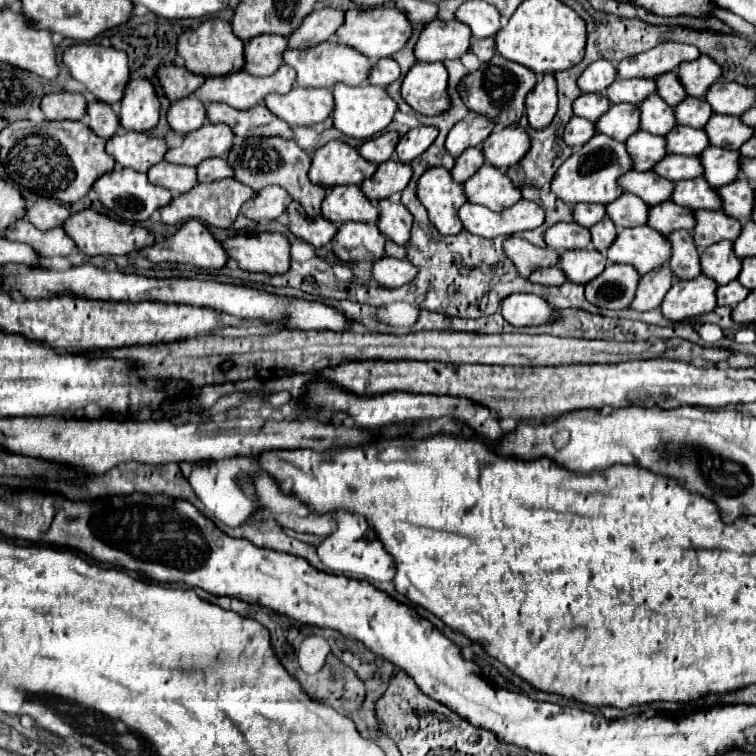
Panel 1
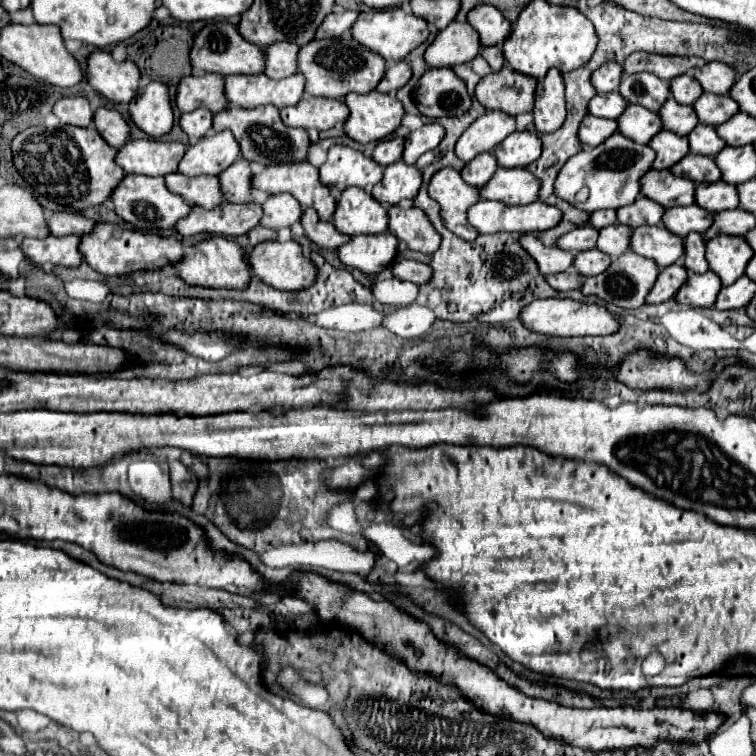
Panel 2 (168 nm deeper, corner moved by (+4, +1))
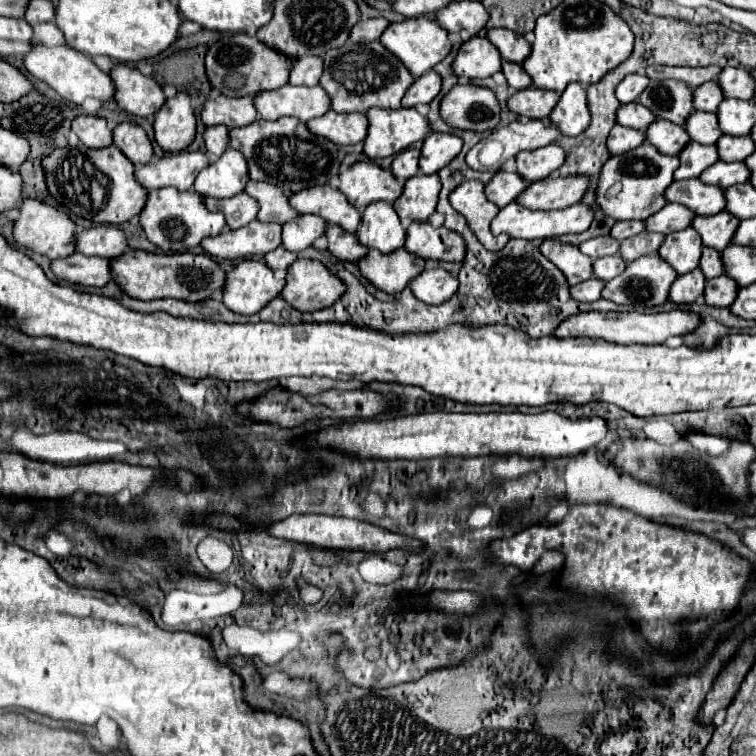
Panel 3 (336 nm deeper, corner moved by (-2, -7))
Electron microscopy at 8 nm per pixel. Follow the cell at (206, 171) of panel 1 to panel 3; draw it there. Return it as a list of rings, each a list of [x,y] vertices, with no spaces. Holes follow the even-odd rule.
[[[248,180],[244,190],[246,190],[246,194],[250,194],[260,204],[260,210],[258,210],[258,220],[260,222],[284,224],[284,222],[298,216],[298,212],[294,208],[290,208],[288,198],[274,184]]]

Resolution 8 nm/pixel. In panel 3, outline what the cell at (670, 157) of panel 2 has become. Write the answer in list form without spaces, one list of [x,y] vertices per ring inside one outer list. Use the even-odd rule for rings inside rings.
[[[688,142],[686,148],[682,148],[682,154],[678,154],[680,166],[674,172],[674,180],[686,180],[686,178],[698,178],[702,170],[706,170],[710,164],[718,160],[716,146],[704,146],[698,142]]]

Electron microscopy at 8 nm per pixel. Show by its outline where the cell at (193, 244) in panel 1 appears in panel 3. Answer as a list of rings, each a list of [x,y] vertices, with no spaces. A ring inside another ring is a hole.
[[[238,260],[232,270],[226,272],[226,282],[222,286],[222,302],[226,308],[238,314],[256,314],[262,310],[272,298],[276,298],[284,288],[284,280],[276,280],[272,270],[256,260]]]

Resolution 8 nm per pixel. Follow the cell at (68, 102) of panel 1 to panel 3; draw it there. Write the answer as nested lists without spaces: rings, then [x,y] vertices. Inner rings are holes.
[[[82,114],[72,120],[72,132],[88,146],[88,148],[104,148],[112,144],[112,132],[104,118]]]

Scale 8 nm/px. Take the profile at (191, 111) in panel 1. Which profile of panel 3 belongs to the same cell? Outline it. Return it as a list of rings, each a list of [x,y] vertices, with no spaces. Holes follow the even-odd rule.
[[[206,126],[206,130],[204,130],[204,142],[206,142],[208,152],[220,156],[228,148],[228,128]]]

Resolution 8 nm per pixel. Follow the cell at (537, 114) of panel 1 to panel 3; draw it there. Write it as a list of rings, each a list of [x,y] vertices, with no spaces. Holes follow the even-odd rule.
[[[568,84],[560,94],[554,112],[550,112],[552,124],[562,132],[562,136],[578,136],[590,124],[590,112],[586,108],[586,86]]]

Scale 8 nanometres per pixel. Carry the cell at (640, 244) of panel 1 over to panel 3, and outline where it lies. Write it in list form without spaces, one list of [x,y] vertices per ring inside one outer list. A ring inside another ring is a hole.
[[[692,228],[668,234],[666,240],[662,242],[662,248],[658,250],[662,260],[672,264],[672,268],[678,274],[686,274],[698,268],[700,252],[702,252],[702,240],[698,232],[694,232]]]

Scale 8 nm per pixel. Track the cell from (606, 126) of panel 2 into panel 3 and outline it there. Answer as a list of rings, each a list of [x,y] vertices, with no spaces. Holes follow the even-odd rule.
[[[616,124],[610,130],[606,146],[610,148],[610,154],[622,154],[622,152],[628,152],[628,150],[640,146],[642,142],[644,142],[644,132],[642,130],[632,130],[632,128]]]

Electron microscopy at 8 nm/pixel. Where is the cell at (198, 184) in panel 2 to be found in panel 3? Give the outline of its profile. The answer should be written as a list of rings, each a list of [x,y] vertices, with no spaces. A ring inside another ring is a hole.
[[[240,192],[238,196],[230,196],[226,200],[218,200],[218,198],[204,198],[204,204],[208,210],[216,210],[222,212],[226,218],[226,226],[228,228],[242,228],[248,222],[252,222],[256,218],[258,212],[258,204],[254,198],[250,198],[246,192]]]

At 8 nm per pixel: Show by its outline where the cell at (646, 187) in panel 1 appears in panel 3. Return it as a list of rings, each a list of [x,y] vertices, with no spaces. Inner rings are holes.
[[[698,178],[672,182],[670,188],[666,188],[664,196],[666,196],[666,202],[678,202],[678,204],[694,210],[700,216],[710,216],[710,214],[722,212],[726,206],[722,188],[702,184]]]

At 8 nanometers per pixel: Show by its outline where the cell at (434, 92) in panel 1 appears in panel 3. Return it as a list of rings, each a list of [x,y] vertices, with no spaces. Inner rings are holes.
[[[456,84],[440,100],[442,120],[460,130],[496,130],[500,104],[492,90],[474,84]]]

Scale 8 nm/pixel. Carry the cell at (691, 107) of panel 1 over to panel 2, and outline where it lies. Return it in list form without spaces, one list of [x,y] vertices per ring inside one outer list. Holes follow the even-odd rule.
[[[702,94],[696,104],[694,110],[700,118],[702,124],[710,124],[710,126],[718,126],[724,124],[726,120],[730,120],[734,114],[738,114],[740,106],[732,96],[718,96],[718,94]]]

